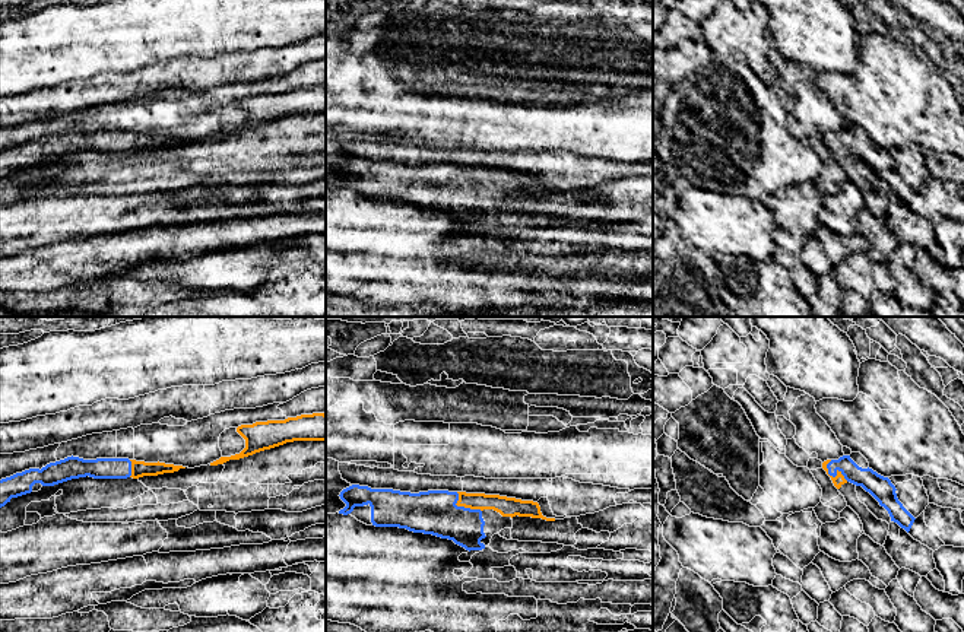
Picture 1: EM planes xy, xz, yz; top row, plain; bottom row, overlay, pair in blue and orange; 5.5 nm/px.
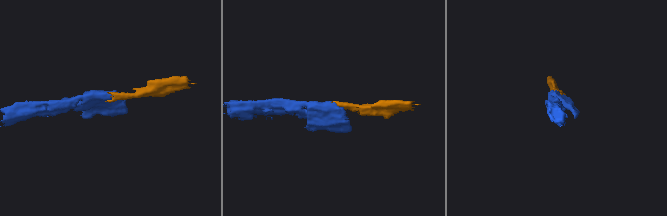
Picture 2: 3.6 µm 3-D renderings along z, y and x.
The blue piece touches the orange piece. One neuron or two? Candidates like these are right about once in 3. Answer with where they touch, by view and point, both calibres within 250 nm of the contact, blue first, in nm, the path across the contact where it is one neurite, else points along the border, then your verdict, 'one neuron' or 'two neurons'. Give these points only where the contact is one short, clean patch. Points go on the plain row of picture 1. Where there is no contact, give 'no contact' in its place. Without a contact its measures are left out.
meets blue in yz at (834, 149); 120 nm thick on the blue side, 60 nm on the other; runs through yz (878, 159), (850, 145), (834, 149), (839, 152); one neuron

